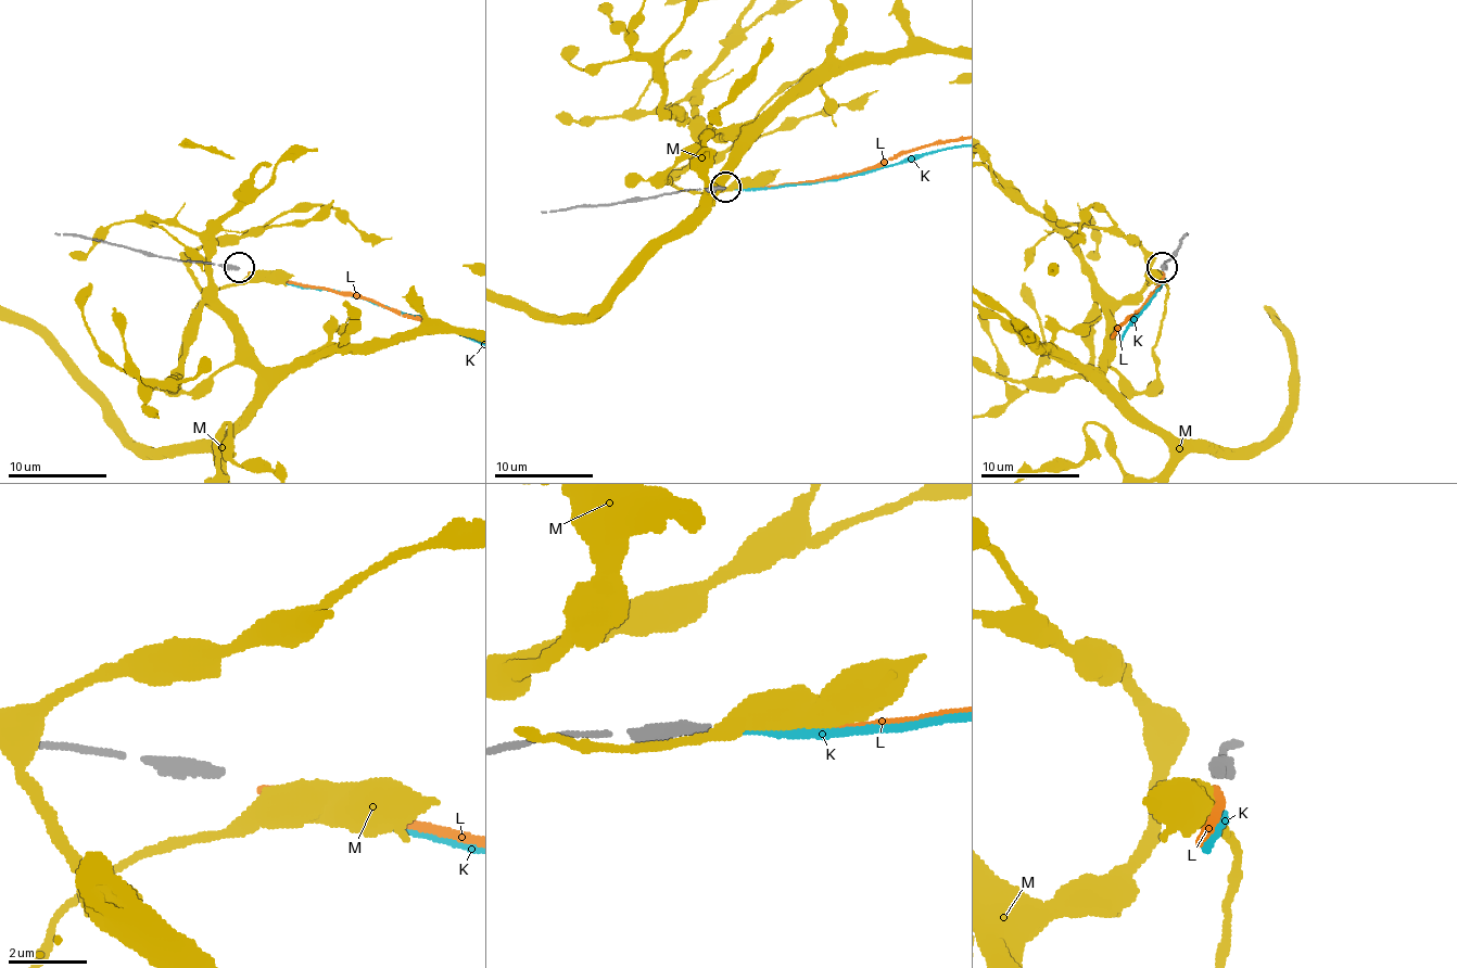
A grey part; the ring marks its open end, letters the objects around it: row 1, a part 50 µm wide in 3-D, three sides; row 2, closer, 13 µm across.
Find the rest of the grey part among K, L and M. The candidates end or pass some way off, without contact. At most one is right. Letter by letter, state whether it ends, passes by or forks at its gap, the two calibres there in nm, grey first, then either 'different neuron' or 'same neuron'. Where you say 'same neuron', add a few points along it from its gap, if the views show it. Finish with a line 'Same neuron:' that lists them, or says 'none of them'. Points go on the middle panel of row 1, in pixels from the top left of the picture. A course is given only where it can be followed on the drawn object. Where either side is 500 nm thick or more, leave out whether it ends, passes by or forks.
K: it ends; calibres 340 and 170 nm; different neuron
L: it ends; calibres 340 and 240 nm; different neuron
M: it passes by; calibres 340 and 480 nm; different neuron
Same neuron: none of them

